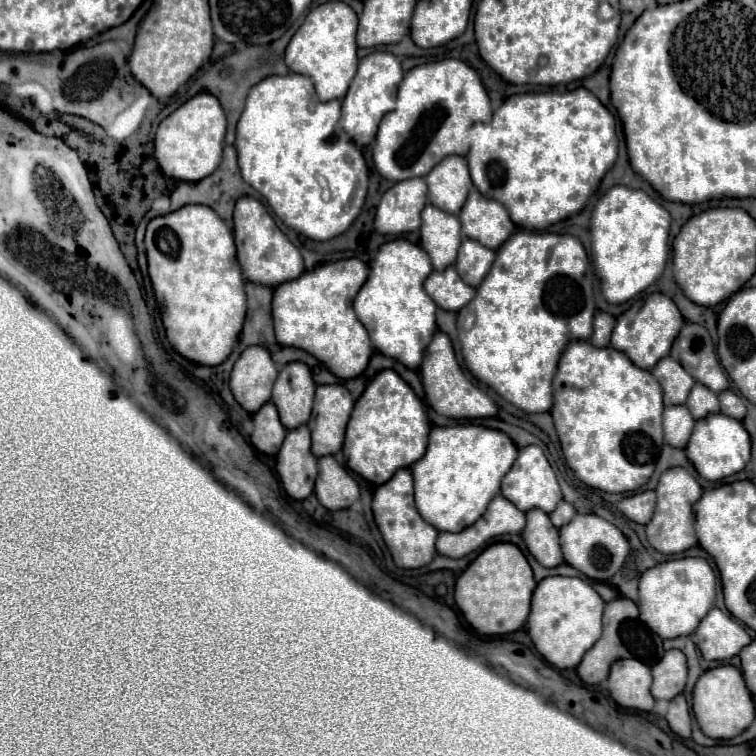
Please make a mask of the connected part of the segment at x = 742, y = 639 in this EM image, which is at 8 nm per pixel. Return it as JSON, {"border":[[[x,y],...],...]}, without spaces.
{"border":[[[716,607],[706,615],[706,619],[702,619],[698,631],[694,633],[694,641],[706,661],[732,659],[742,647],[752,643],[742,623]]]}

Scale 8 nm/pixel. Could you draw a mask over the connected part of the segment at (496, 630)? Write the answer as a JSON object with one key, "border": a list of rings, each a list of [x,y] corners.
{"border":[[[512,543],[486,547],[458,577],[454,599],[466,621],[482,635],[506,635],[518,631],[530,613],[530,599],[536,581],[522,551]]]}

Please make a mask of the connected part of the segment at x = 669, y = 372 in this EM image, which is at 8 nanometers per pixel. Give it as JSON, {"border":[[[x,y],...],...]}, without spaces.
{"border":[[[672,357],[658,361],[656,367],[652,369],[652,375],[662,385],[666,407],[684,405],[684,401],[686,401],[686,397],[694,385],[694,379],[678,361],[674,361]]]}

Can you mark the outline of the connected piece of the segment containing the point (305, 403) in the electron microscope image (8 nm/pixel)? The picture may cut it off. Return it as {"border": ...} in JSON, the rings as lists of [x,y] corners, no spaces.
{"border":[[[288,363],[274,383],[272,403],[278,407],[282,425],[286,429],[308,423],[316,383],[312,381],[310,369],[304,363]]]}

